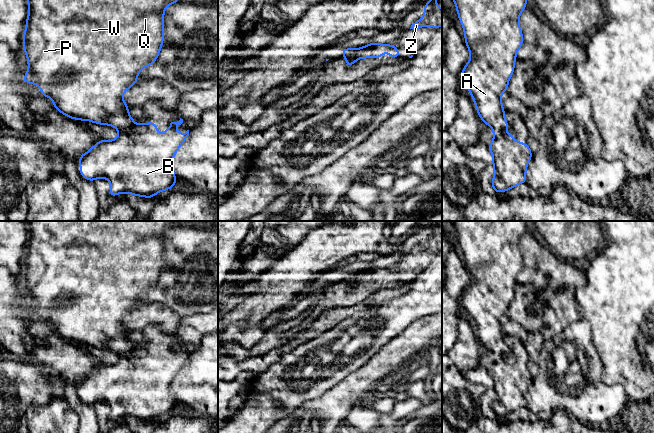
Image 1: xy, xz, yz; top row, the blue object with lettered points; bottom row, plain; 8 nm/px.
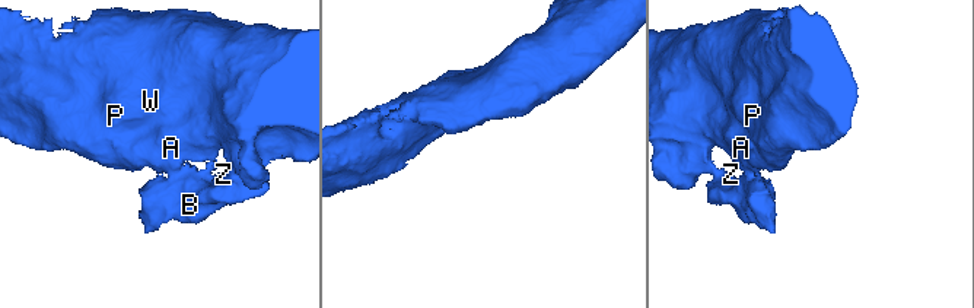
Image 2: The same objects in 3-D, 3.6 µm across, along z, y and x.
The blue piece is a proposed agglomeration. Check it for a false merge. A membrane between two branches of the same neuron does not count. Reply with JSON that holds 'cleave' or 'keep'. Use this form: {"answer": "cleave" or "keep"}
{"answer": "cleave"}

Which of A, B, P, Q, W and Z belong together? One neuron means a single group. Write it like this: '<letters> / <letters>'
A P Q W / B Z

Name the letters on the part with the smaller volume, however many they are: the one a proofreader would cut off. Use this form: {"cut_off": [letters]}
{"cut_off": ["B", "Z"]}

